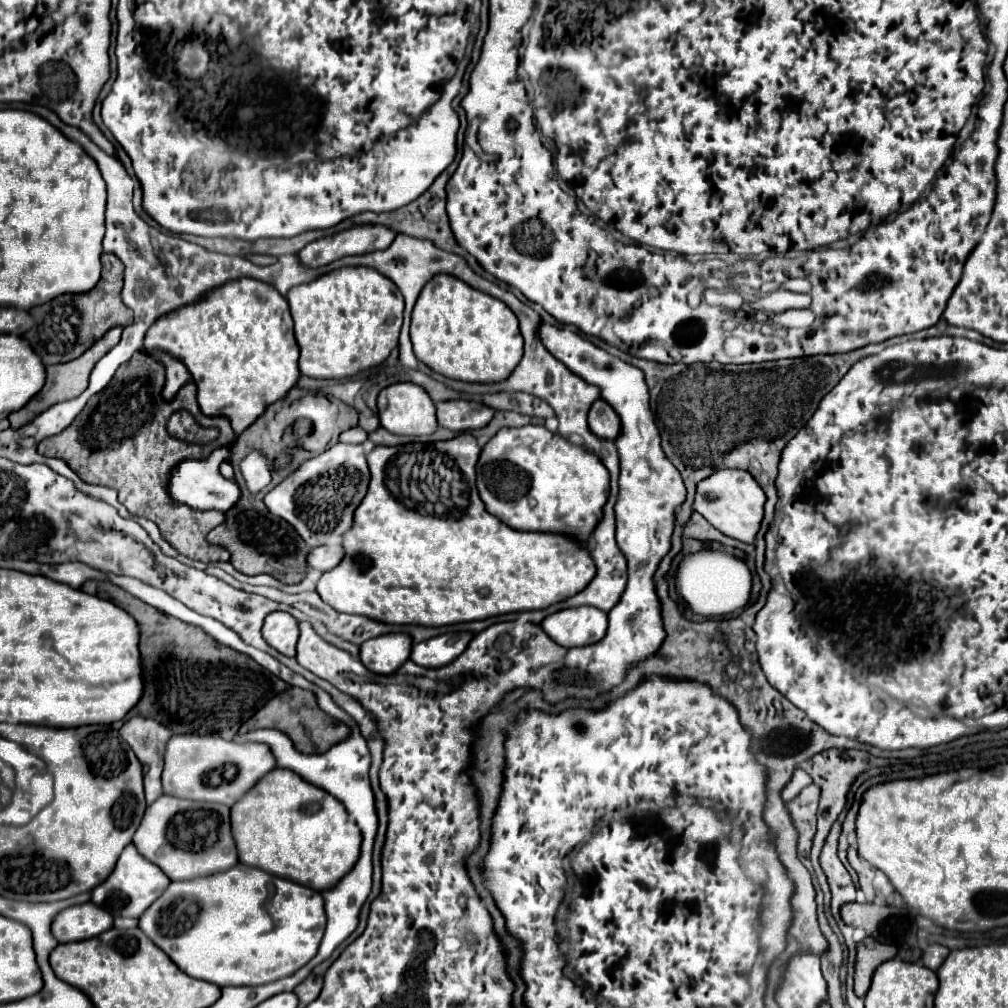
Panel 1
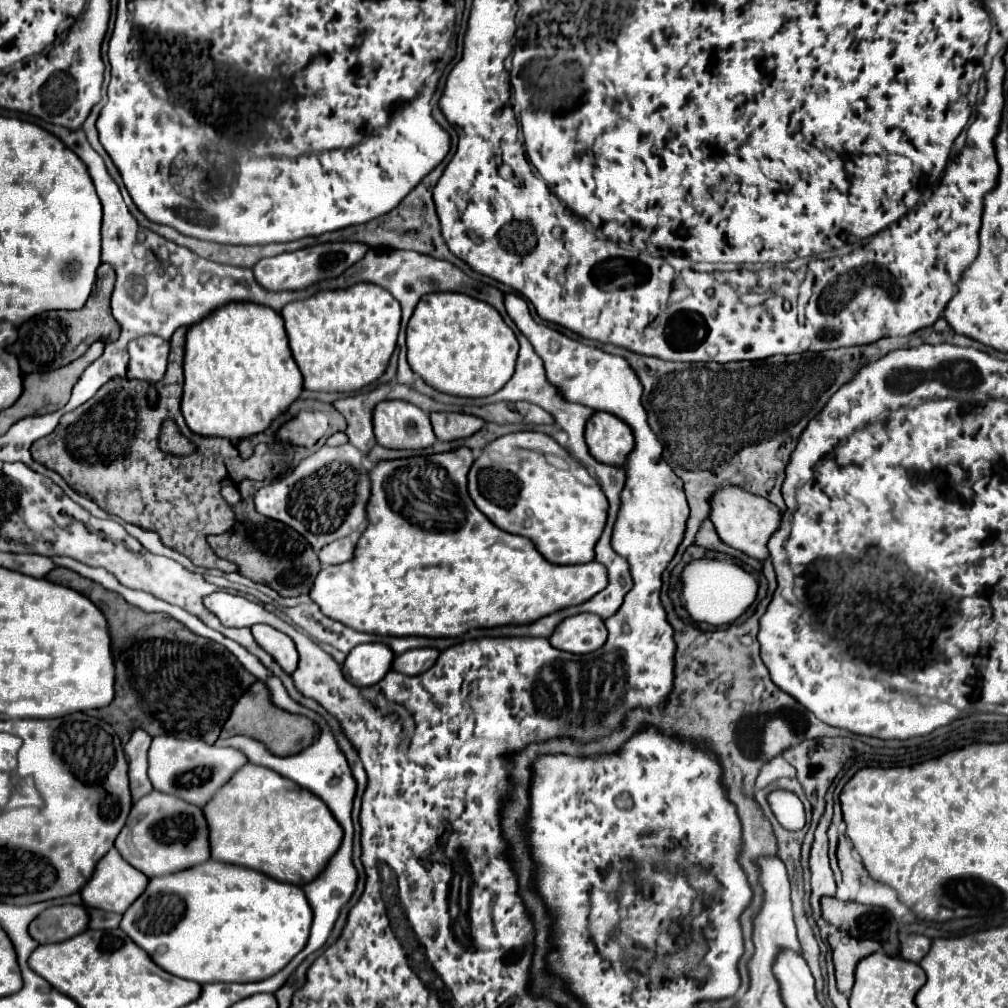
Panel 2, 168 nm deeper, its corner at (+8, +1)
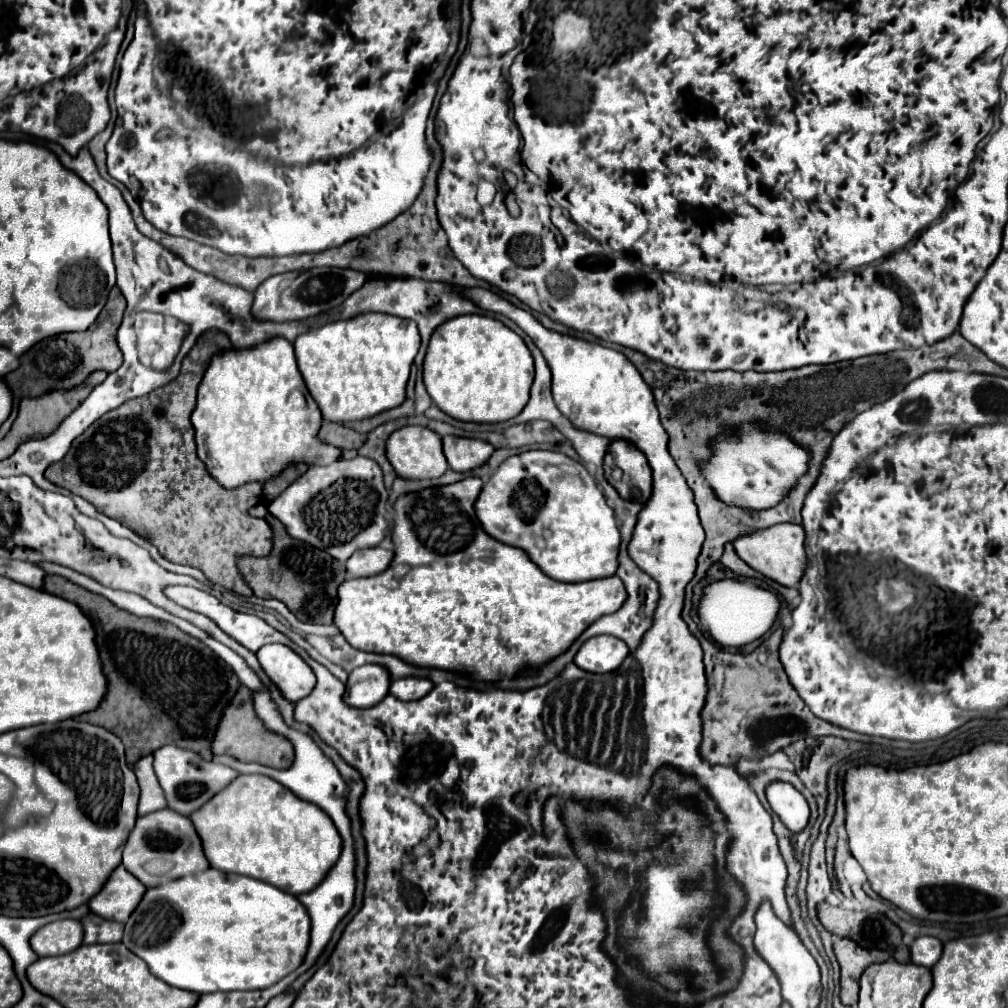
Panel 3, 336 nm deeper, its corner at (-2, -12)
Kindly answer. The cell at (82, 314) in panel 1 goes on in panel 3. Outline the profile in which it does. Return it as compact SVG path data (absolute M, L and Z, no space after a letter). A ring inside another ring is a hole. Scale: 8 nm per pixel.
M114 286L98 320L86 332L62 332L34 344L28 352L20 356L20 368L4 378L14 396L26 398L26 396L40 396L50 390L68 390L82 384L84 378L94 370L114 372L122 364L122 352L116 344L116 332L122 322L124 310L126 300L120 288Z

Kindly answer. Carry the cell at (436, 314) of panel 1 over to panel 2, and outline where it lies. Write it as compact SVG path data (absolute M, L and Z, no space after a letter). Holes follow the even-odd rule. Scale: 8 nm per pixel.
M430 293L420 299L406 331L408 363L430 387L456 397L488 397L514 375L518 341L502 315L462 293Z

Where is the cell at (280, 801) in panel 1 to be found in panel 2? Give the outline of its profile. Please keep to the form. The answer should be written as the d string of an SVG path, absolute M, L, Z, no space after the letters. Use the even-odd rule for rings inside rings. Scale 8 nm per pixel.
M252 763L240 767L202 811L210 823L210 857L214 861L250 867L300 887L322 873L342 843L342 827L322 799L276 771Z

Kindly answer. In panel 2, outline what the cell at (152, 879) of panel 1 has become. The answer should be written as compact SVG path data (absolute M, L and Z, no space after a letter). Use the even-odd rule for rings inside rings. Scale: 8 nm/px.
M110 849L106 857L100 859L90 883L86 883L86 887L82 887L80 895L86 907L96 907L102 911L114 911L114 913L124 913L130 903L134 903L134 899L138 899L138 895L142 895L144 887L146 887L148 879L146 875L142 875L138 869L130 867L130 863L126 863L116 849Z

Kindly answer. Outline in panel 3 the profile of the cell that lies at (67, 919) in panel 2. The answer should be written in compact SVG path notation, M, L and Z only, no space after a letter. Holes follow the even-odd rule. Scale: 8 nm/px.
M56 920L48 926L40 928L32 938L32 950L38 956L60 956L64 952L72 952L72 948L80 948L84 940L84 928L80 920Z

